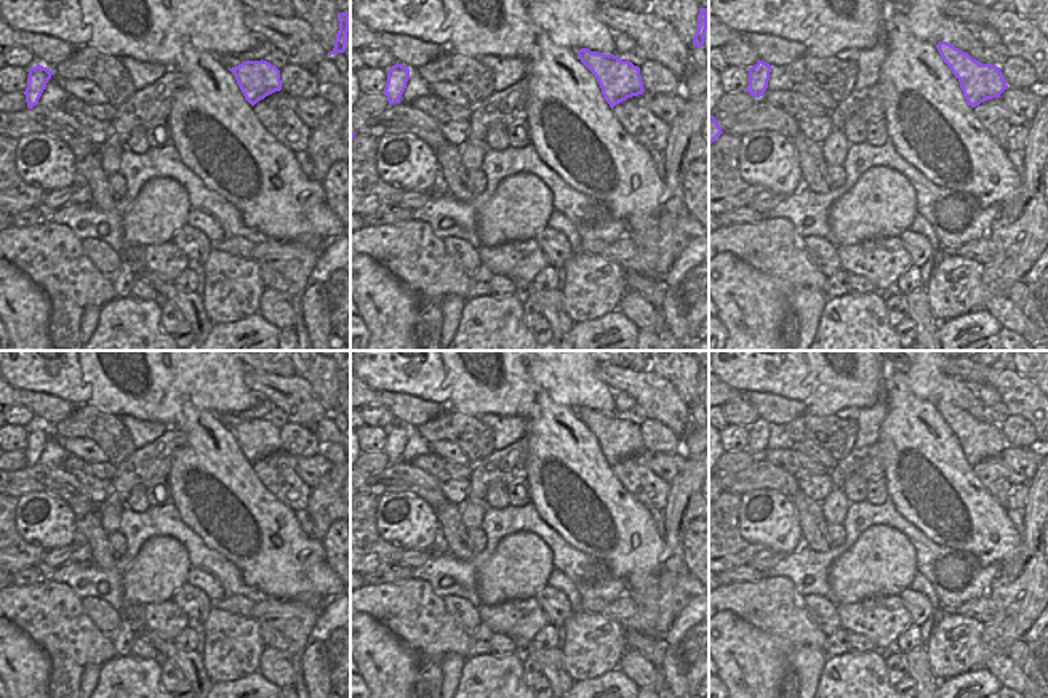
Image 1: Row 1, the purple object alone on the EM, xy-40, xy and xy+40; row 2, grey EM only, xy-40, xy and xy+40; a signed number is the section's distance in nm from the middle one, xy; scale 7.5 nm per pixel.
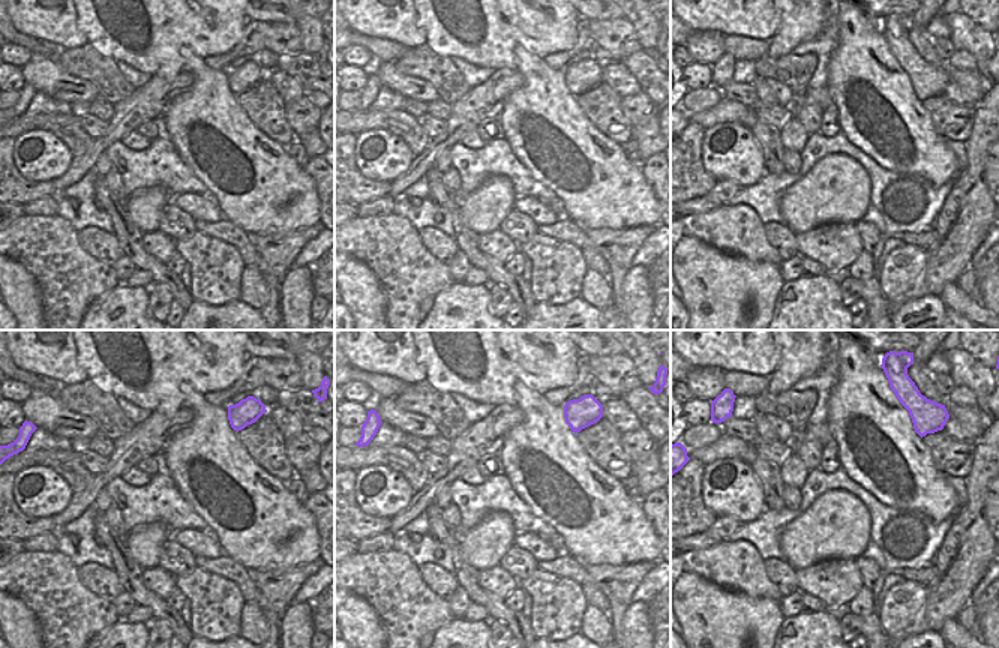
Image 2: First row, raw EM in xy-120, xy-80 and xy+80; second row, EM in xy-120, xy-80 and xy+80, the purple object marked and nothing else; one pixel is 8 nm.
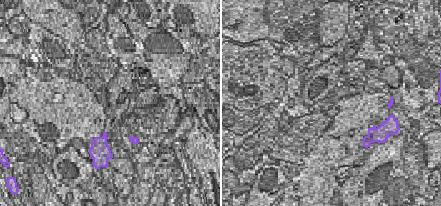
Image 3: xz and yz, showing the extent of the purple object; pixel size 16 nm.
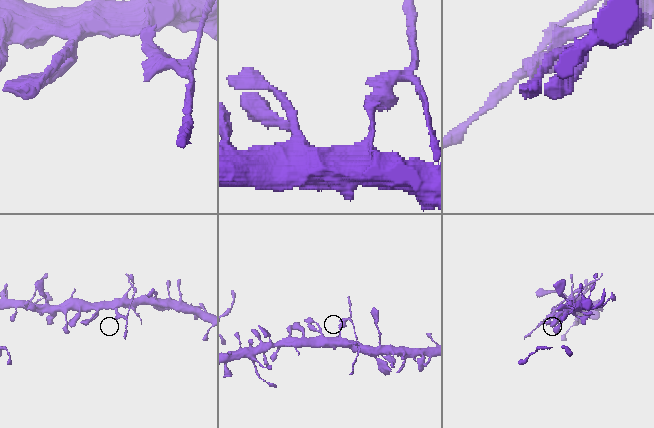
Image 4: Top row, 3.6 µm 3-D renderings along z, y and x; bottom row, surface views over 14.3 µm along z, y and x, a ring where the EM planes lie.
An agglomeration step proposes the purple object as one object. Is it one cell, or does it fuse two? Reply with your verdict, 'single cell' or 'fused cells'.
fused cells

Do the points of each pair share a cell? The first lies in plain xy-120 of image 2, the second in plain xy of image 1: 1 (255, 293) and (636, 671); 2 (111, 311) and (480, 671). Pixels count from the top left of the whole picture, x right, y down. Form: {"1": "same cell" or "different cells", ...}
{"1": "same cell", "2": "same cell"}

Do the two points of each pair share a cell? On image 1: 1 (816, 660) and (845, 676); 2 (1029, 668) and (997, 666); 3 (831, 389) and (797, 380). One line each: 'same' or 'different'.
1: different
2: different
3: different

